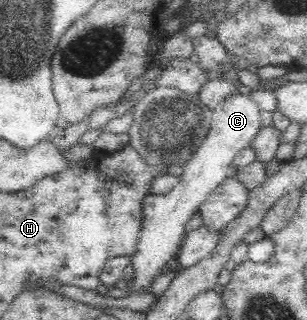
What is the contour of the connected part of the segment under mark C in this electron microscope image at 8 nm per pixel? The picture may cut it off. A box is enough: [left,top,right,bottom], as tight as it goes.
[127,92,263,293]

